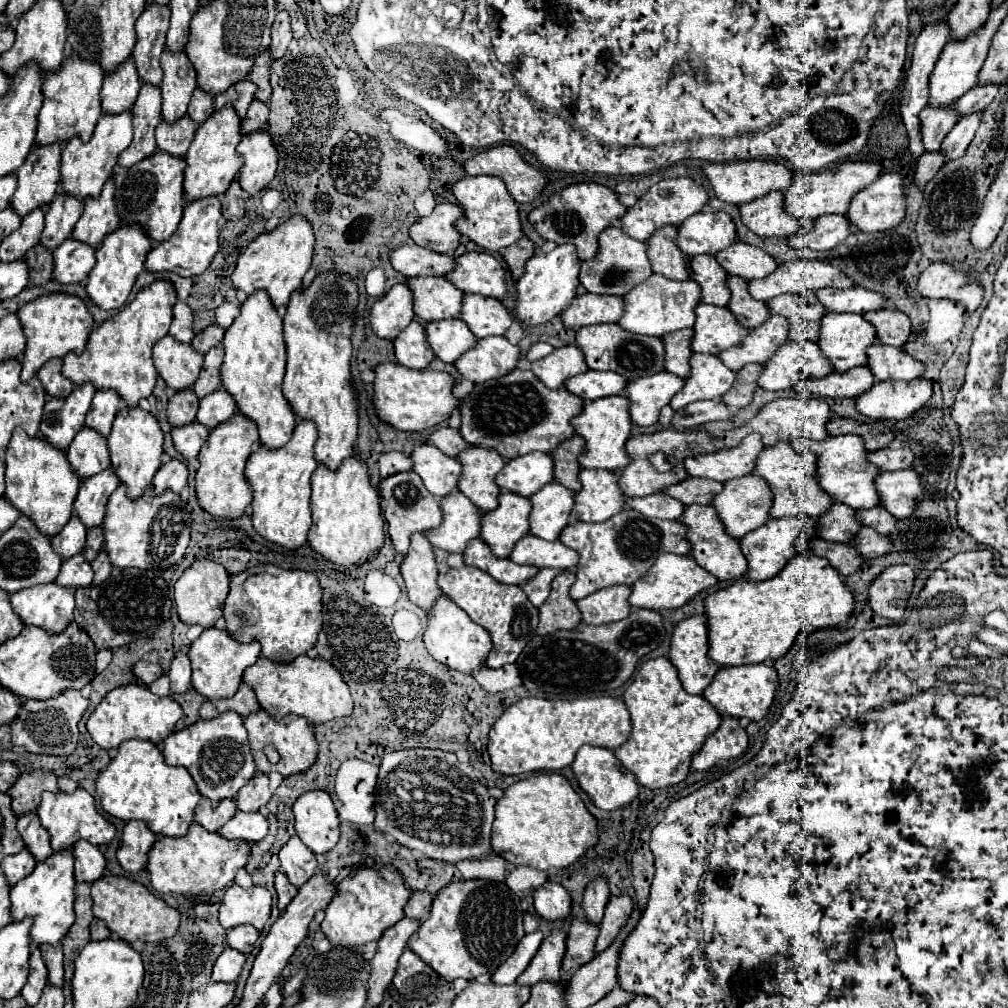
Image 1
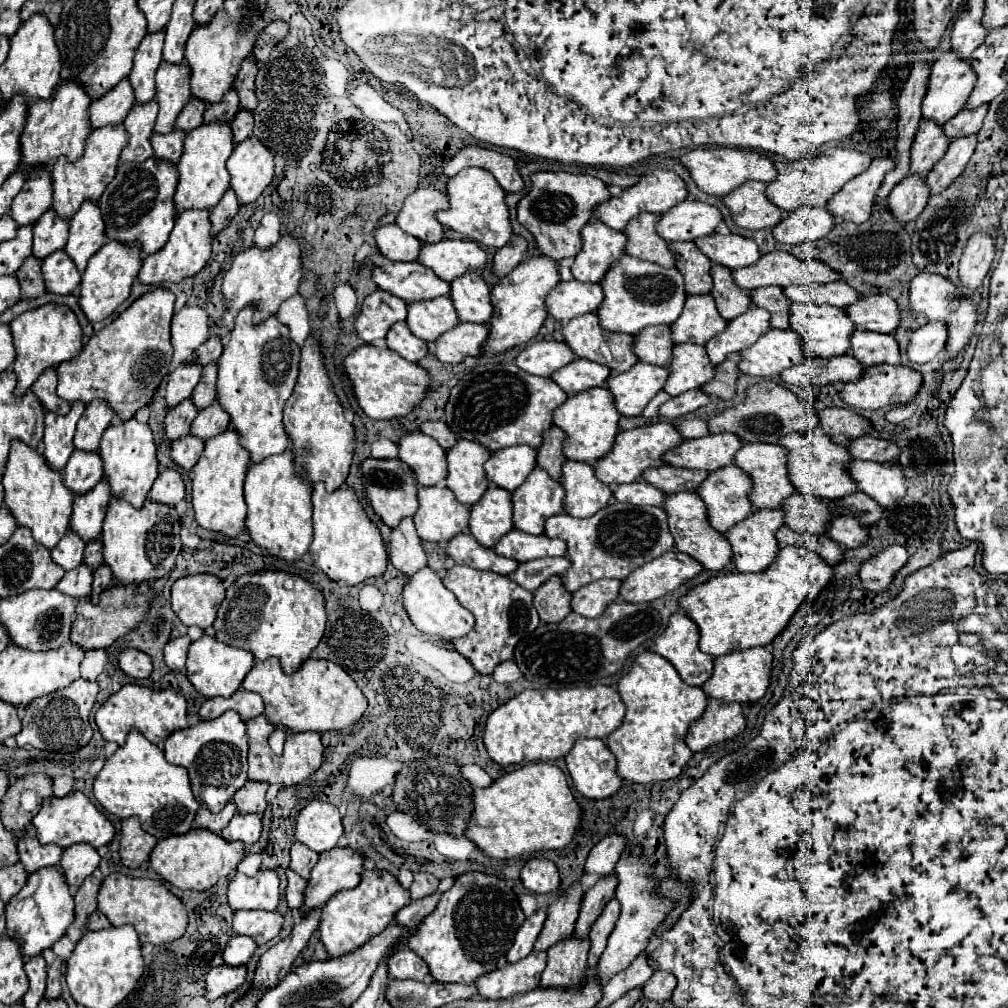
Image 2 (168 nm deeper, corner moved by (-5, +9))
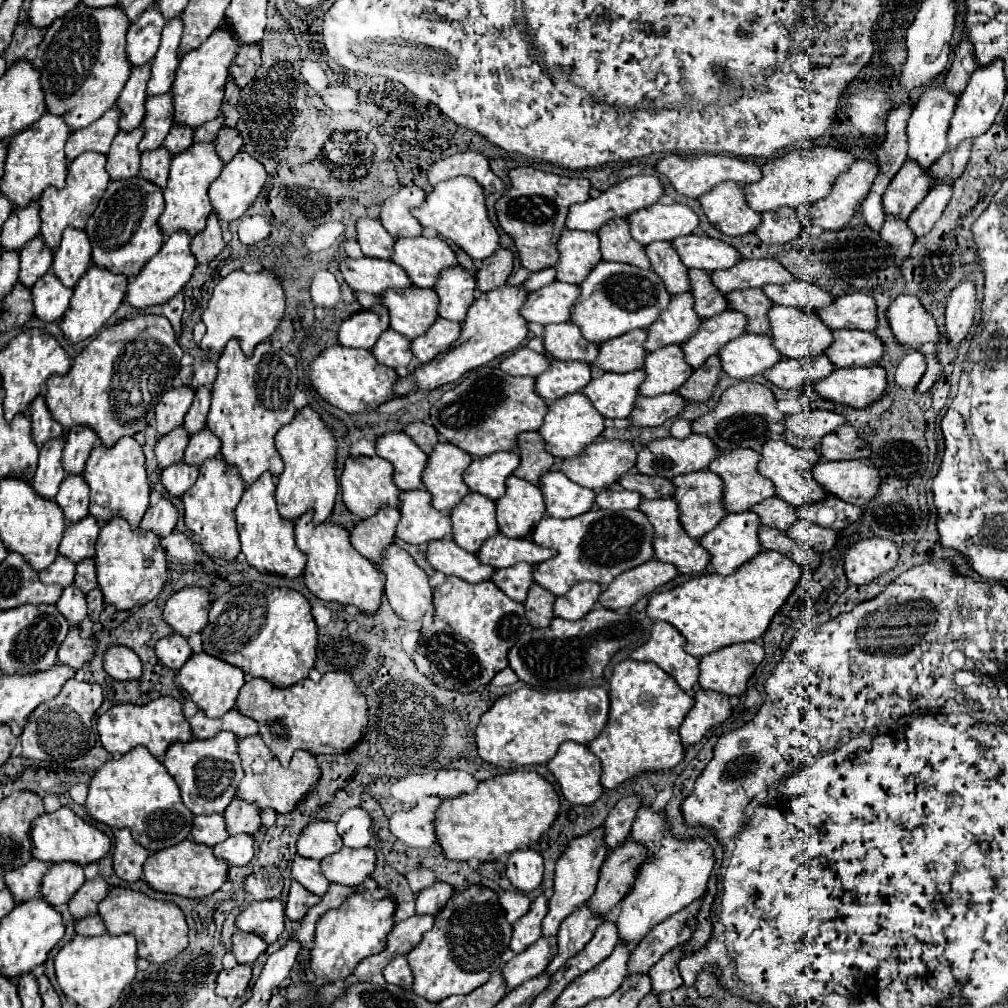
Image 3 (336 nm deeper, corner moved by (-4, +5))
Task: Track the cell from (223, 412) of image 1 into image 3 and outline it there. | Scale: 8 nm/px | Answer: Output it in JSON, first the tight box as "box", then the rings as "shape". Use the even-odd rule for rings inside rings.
{"box":[184,430,218,466],"shape":[[[204,430],[202,434],[196,434],[190,438],[190,444],[184,454],[184,462],[190,466],[202,466],[208,458],[218,456],[218,438],[210,434],[210,430]]]}

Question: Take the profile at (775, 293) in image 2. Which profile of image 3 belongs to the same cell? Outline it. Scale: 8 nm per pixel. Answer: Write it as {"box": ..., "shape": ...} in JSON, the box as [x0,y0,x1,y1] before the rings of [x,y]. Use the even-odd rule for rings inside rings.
{"box":[726,288,770,334],"shape":[[[748,288],[748,290],[734,290],[726,294],[728,308],[746,314],[746,332],[748,334],[766,334],[768,322],[766,322],[766,310],[770,310],[770,300],[766,294],[762,294],[760,288]]]}

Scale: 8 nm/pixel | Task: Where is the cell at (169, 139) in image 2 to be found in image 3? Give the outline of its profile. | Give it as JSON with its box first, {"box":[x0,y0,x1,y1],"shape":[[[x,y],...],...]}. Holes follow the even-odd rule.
{"box":[140,148,170,188],"shape":[[[166,148],[142,152],[142,162],[140,162],[140,178],[146,178],[148,182],[154,182],[156,186],[164,188],[168,180],[168,168],[170,168],[170,152]]]}

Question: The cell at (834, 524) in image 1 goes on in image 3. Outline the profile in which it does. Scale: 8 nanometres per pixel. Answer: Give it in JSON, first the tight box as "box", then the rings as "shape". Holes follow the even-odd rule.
{"box":[752,496,796,532],"shape":[[[776,496],[762,500],[758,506],[752,506],[752,512],[758,514],[758,518],[764,526],[770,526],[770,528],[776,528],[782,532],[786,532],[788,526],[796,522],[794,508]]]}

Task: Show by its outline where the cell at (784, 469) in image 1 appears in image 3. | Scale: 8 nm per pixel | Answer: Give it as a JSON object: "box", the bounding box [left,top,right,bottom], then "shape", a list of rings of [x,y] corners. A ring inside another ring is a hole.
{"box":[708,448,774,512],"shape":[[[736,448],[736,450],[730,450],[730,452],[720,452],[708,464],[708,470],[718,474],[722,478],[722,482],[724,482],[724,498],[722,498],[724,510],[728,510],[728,512],[744,512],[744,510],[750,510],[754,504],[774,496],[772,484],[758,474],[758,458],[760,458],[760,454],[754,452],[754,450]]]}

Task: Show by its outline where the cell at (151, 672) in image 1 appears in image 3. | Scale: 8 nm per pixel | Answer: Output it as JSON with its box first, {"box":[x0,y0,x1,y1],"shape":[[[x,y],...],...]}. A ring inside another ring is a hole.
{"box":[104,646,142,680],"shape":[[[110,646],[104,654],[104,670],[114,680],[138,680],[138,674],[142,674],[142,662],[132,650]]]}

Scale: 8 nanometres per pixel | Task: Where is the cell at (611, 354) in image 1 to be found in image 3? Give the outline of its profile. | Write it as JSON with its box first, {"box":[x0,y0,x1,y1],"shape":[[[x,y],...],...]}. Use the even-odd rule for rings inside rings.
{"box":[542,324,598,362],"shape":[[[546,324],[542,332],[542,342],[546,352],[556,360],[580,360],[594,362],[598,356],[598,346],[586,342],[582,334],[578,334],[576,326],[566,324]]]}

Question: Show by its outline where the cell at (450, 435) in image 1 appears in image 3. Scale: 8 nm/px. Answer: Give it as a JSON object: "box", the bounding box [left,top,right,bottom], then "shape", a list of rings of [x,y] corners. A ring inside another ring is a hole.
{"box":[404,422,438,454],"shape":[[[412,422],[404,428],[404,432],[426,452],[430,454],[430,450],[438,444],[438,432],[434,430],[432,424],[424,424],[424,422]]]}

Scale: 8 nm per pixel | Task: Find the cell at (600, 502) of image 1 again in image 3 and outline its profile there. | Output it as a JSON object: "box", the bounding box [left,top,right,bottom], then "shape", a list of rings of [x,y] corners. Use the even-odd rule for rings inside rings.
{"box":[538,470,594,518],"shape":[[[558,470],[542,474],[538,488],[544,496],[546,514],[554,518],[572,518],[594,506],[594,490],[580,488]]]}

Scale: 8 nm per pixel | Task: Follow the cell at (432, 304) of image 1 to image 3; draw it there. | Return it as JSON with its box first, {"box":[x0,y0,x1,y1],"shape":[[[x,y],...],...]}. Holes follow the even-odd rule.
{"box":[340,258,412,296],"shape":[[[344,258],[340,262],[340,272],[344,282],[354,292],[370,292],[378,296],[388,288],[412,286],[410,278],[402,274],[402,268],[398,264],[380,258]]]}

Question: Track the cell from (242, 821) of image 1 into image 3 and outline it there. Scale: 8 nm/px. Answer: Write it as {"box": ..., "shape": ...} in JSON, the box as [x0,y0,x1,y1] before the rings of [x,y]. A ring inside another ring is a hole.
{"box":[214,834,254,866],"shape":[[[246,834],[238,838],[228,838],[222,844],[214,846],[214,856],[226,860],[230,866],[246,866],[254,856],[254,838],[246,838]]]}

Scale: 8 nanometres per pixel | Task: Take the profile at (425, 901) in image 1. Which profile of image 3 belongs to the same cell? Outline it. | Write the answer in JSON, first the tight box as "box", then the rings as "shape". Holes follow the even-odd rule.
{"box":[406,868,436,892],"shape":[[[414,868],[414,870],[410,870],[406,874],[406,878],[408,878],[410,888],[414,892],[420,892],[420,890],[424,890],[424,888],[428,888],[428,886],[432,886],[436,882],[436,874],[432,870],[428,870],[428,868]]]}

